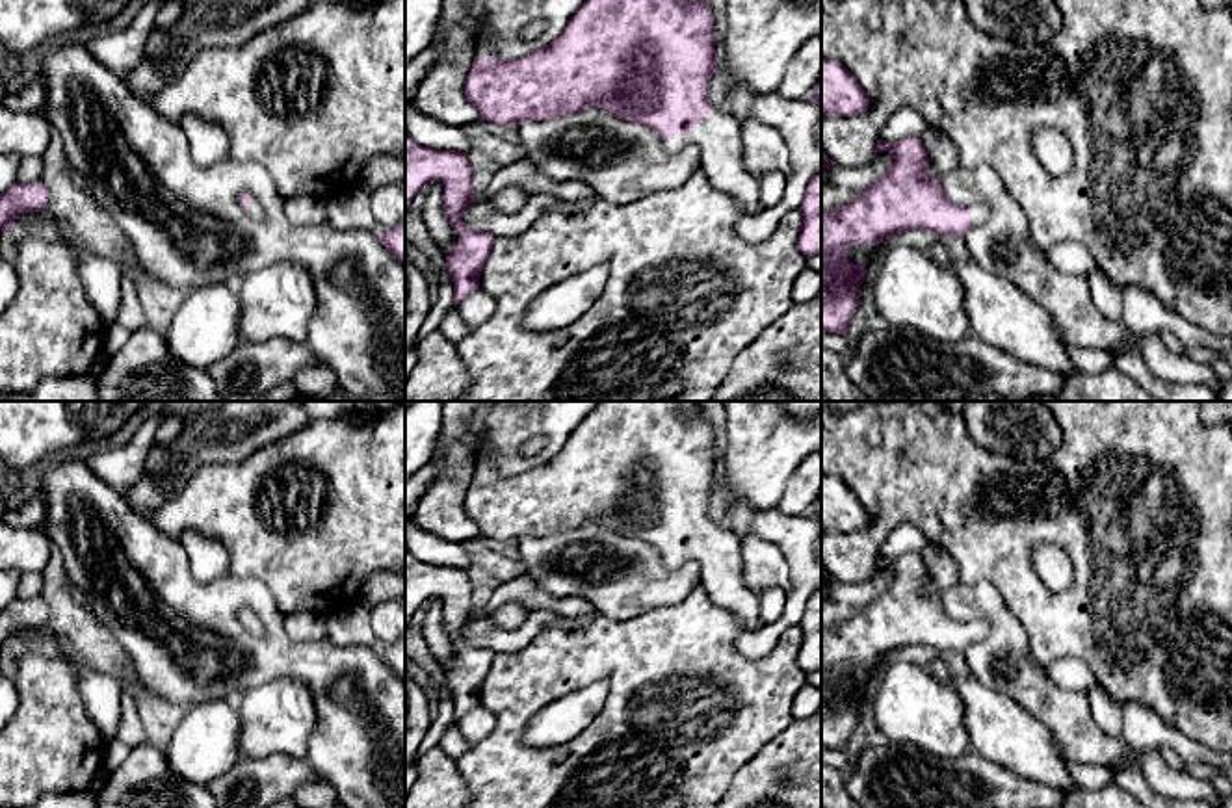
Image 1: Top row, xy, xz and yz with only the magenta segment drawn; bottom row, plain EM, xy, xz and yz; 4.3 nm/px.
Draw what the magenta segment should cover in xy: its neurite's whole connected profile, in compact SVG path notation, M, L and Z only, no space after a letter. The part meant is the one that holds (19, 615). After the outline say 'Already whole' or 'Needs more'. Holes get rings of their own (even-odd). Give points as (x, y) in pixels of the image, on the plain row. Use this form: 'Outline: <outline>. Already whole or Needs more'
Outline: M41 596L32 600L15 598L0 611L0 646L15 643L22 630L33 630L48 624L48 606Z. Already whole

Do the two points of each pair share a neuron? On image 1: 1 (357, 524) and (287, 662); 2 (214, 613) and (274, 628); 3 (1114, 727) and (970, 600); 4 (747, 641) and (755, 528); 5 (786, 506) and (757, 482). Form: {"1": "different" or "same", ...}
{"1": "different", "2": "same", "3": "different", "4": "same", "5": "different"}

